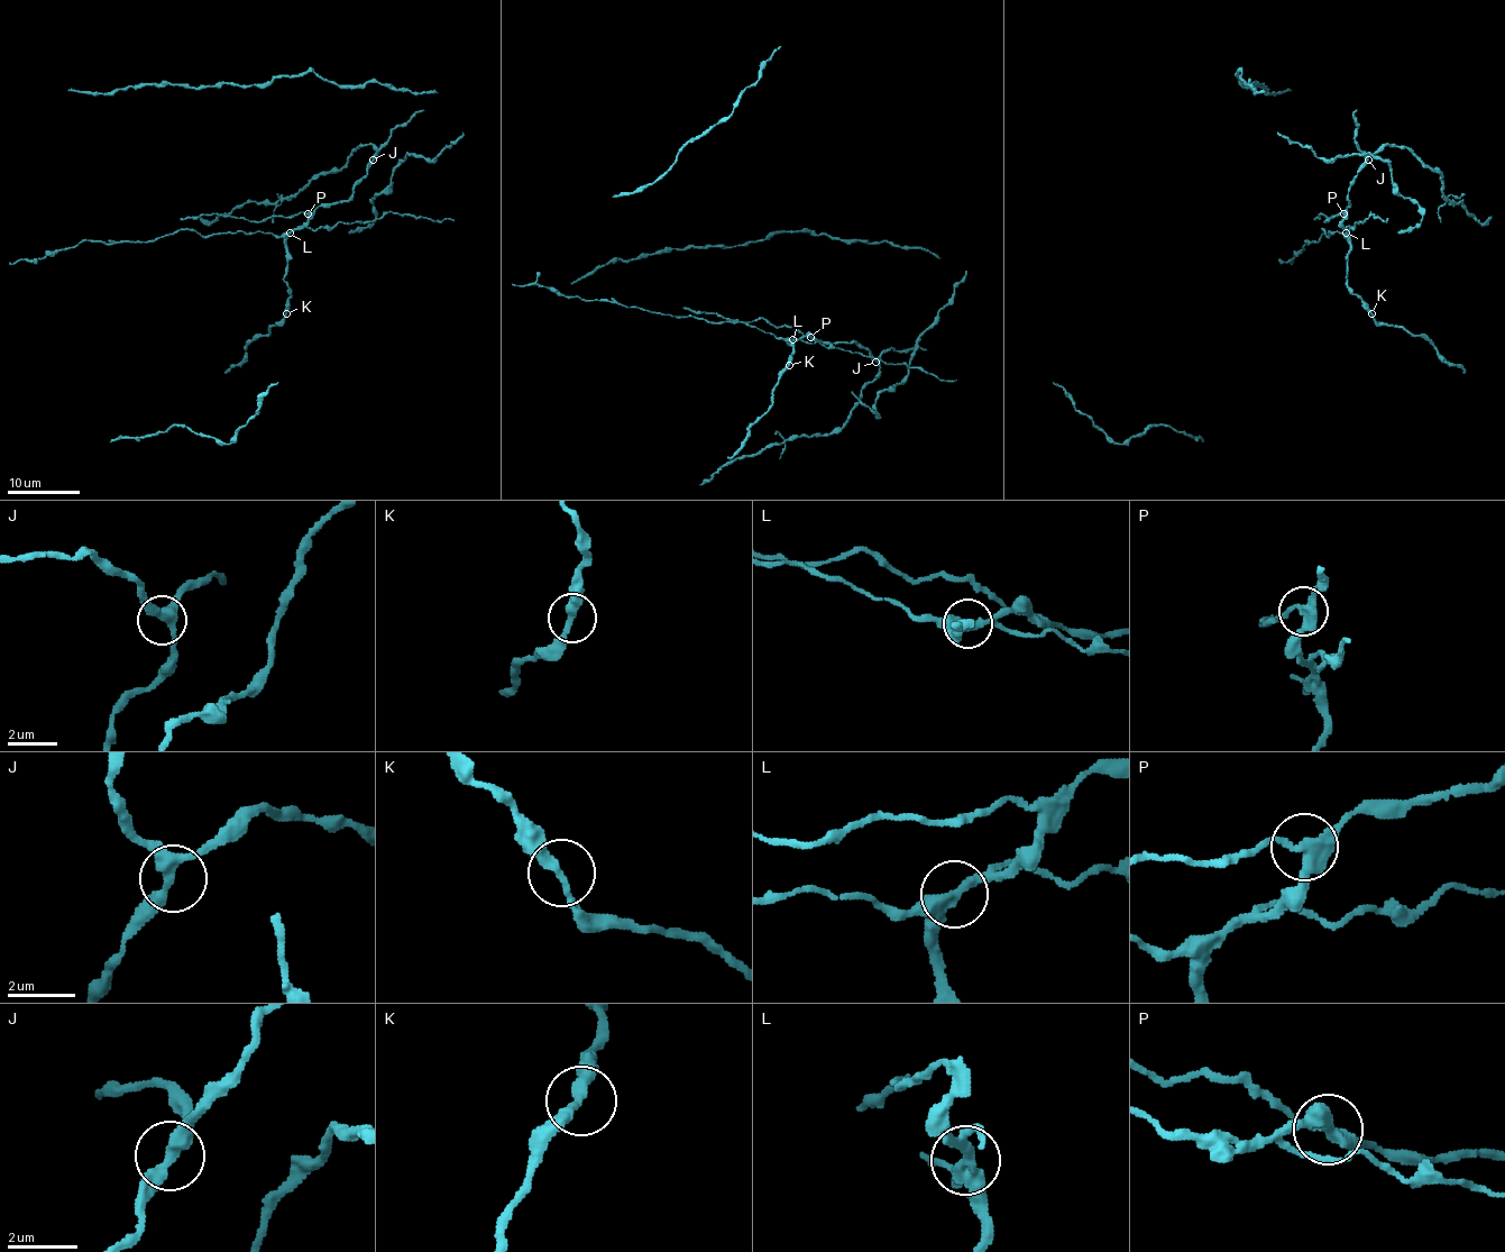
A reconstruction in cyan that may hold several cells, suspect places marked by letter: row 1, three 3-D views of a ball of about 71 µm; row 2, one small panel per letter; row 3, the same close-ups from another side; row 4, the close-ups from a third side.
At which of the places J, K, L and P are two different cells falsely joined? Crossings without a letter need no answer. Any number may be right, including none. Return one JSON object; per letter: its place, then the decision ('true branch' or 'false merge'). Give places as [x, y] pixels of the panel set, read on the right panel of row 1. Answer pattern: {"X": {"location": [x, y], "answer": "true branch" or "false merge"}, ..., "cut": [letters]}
{"J": {"location": [1368, 160], "answer": "true branch"}, "K": {"location": [1372, 313], "answer": "true branch"}, "L": {"location": [1346, 232], "answer": "false merge"}, "P": {"location": [1343, 213], "answer": "false merge"}, "cut": ["L", "P"]}

